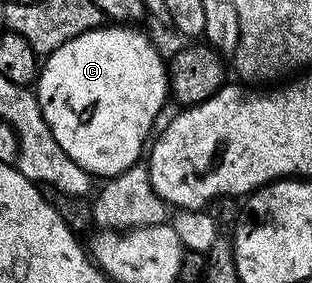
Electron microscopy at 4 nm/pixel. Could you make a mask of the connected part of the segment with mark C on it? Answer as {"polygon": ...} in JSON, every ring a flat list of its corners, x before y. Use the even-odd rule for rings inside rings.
{"polygon":[[104,25,81,33,46,56,37,75,41,113,45,113,45,121,49,121,53,137,57,137,57,145,92,177,110,177,140,162,156,130,155,118,169,103,168,64,159,56,150,37,135,27,138,26]]}

